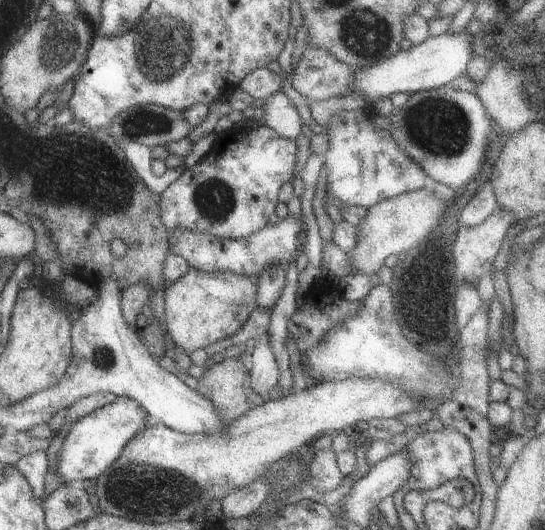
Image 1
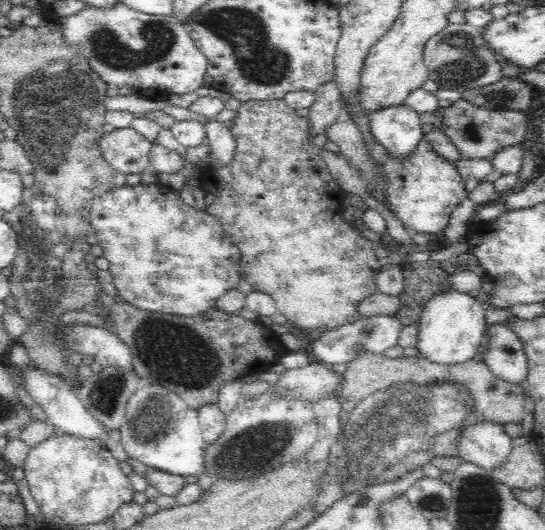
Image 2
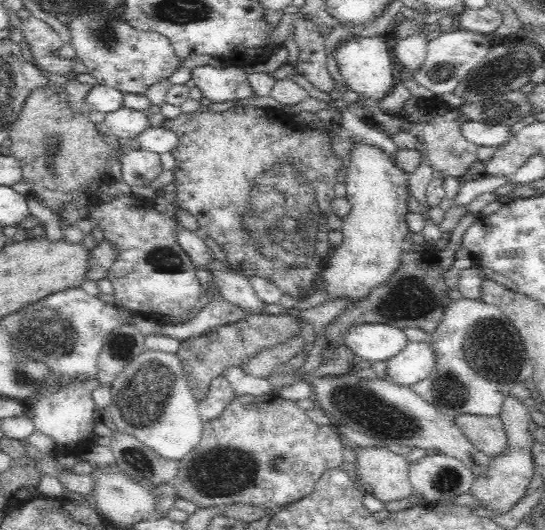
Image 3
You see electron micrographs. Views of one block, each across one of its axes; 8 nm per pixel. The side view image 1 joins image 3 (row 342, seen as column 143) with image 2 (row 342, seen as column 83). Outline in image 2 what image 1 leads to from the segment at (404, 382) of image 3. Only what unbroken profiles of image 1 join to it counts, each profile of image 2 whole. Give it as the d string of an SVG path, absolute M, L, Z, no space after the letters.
M450 289L434 296L424 306L418 326L416 348L428 361L458 364L474 358L484 336L487 305L464 292Z

